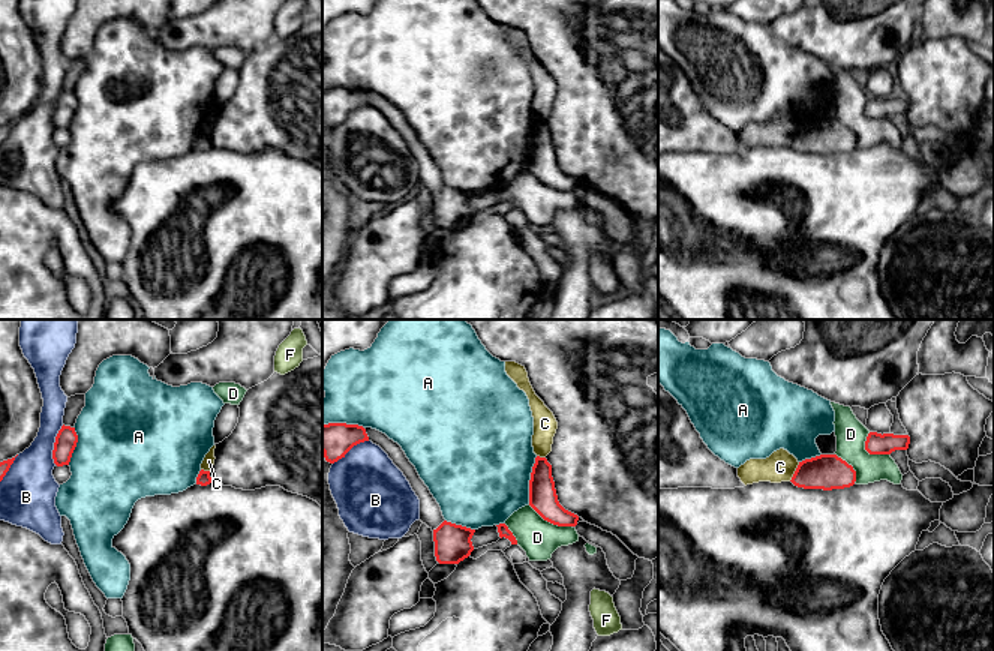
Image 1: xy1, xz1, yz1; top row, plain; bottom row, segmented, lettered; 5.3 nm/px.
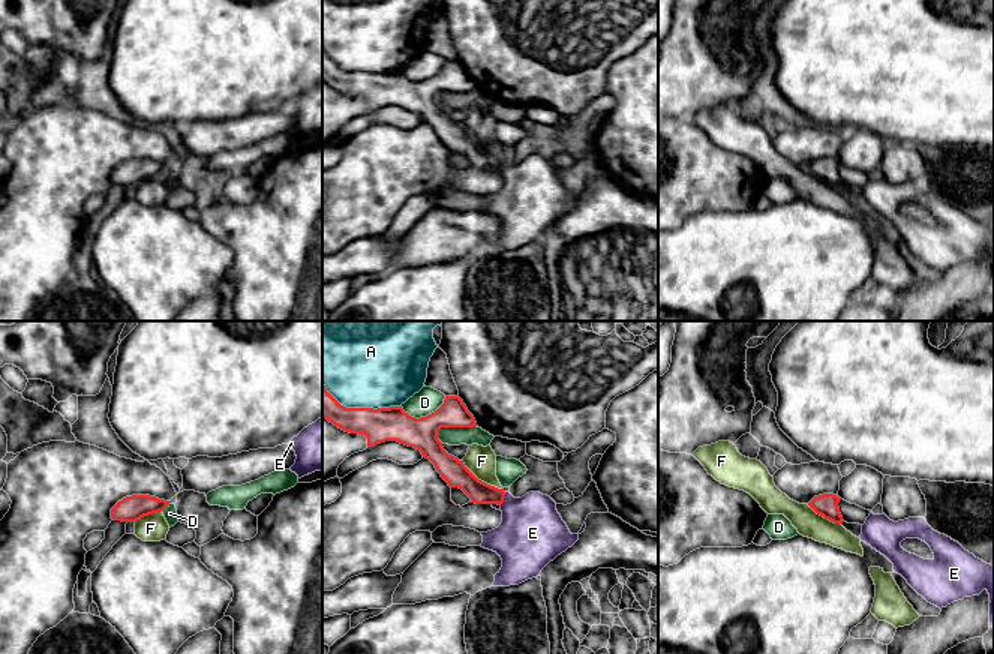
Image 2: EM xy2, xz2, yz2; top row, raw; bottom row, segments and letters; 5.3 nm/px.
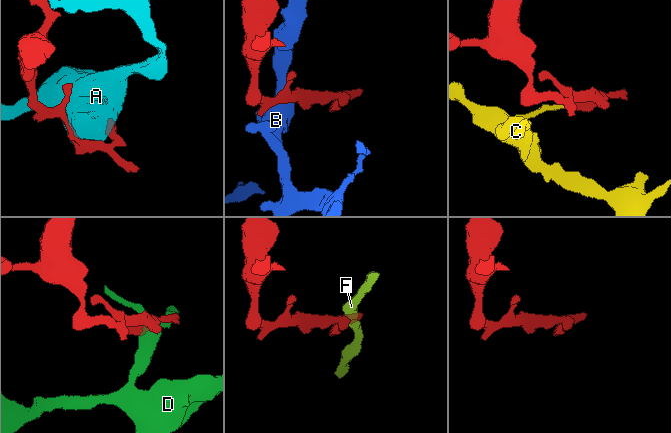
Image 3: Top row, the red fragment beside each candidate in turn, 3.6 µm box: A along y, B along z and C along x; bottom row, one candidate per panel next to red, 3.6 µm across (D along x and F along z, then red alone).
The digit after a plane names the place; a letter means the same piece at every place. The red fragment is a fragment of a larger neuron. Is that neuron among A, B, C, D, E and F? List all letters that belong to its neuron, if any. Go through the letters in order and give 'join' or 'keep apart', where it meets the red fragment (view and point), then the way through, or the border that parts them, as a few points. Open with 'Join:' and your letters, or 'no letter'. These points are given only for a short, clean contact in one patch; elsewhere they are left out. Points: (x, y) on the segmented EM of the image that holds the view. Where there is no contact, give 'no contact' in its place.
Join: E
A: keep apart; contact xz2 (360, 408)
B: keep apart; contact xy1 (54, 444)
C: keep apart; contact yz1 (795, 471); border yz1 (799, 462), (789, 480)
D: keep apart; contact xz2 (426, 416)
E: join; contact xz2 (504, 497); way xz2 (480, 492), (504, 497), (532, 533)
F: keep apart; contact xz2 (480, 480)

